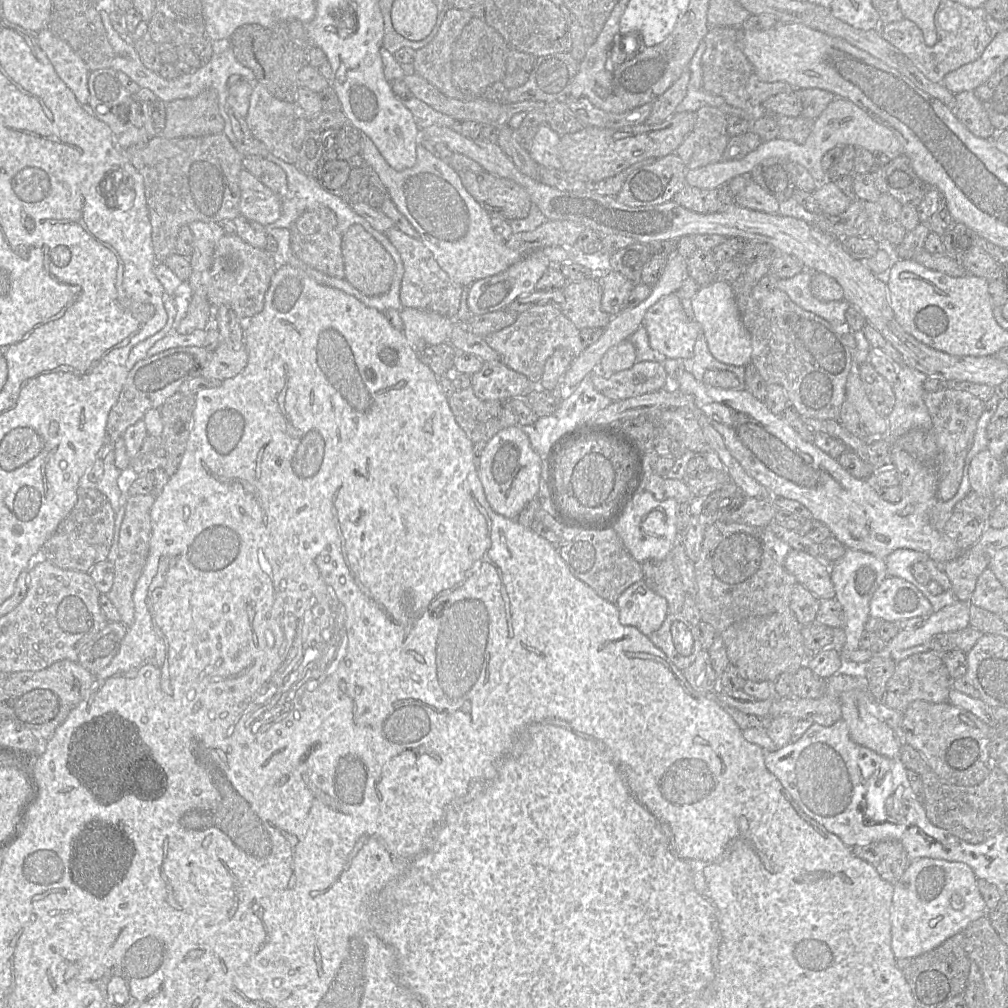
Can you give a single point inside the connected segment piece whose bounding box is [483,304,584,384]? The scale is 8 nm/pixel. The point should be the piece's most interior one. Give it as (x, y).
(524, 346)

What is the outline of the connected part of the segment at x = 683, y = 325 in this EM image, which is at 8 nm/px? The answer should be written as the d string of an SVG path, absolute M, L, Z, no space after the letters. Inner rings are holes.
M677 293L660 298L646 312L643 326L653 350L667 359L689 359L694 356L695 341L702 329L684 311Z

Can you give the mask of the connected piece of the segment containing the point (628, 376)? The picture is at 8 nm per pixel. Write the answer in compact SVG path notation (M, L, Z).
M656 361L636 362L630 369L602 377L592 373L594 388L612 402L662 390L671 381Z

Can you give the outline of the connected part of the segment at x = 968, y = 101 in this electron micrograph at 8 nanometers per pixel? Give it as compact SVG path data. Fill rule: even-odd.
M963 91L955 94L954 113L959 121L975 136L993 138L997 131L974 91Z

